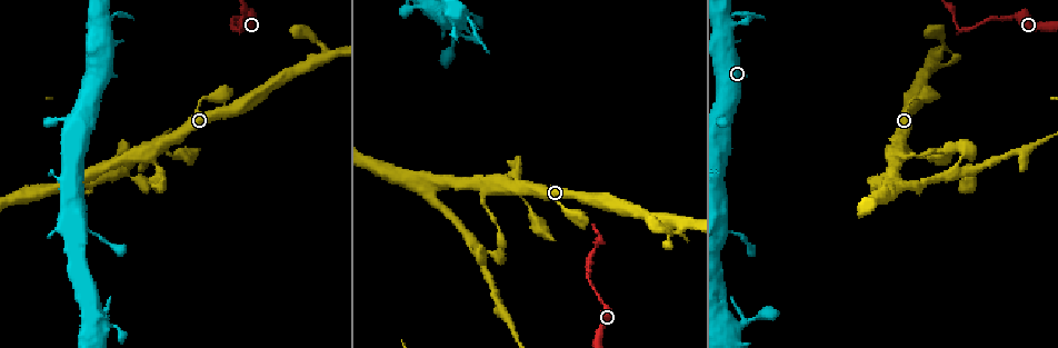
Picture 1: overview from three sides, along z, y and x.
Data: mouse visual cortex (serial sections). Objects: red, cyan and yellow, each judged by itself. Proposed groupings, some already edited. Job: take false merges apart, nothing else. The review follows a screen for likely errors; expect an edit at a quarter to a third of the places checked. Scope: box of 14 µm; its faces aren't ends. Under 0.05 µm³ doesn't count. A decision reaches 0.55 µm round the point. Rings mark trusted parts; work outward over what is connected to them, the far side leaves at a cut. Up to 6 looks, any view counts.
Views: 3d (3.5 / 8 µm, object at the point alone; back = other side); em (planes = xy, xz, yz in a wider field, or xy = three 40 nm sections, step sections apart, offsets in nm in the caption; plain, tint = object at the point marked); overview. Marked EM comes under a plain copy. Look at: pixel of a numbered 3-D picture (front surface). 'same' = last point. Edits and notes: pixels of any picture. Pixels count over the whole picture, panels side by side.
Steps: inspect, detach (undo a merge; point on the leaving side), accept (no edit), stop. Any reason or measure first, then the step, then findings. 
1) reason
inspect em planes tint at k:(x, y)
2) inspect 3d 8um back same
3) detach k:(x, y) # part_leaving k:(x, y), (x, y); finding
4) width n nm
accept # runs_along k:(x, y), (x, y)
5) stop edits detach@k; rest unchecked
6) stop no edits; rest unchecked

three-way junction
inspect 3d 8um at 1:(680, 226)

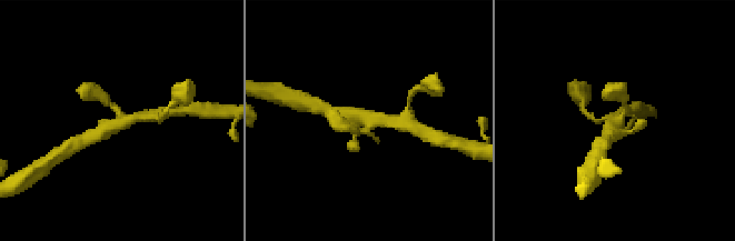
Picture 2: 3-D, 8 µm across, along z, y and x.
zoom in
inspect 3d 3.5um at 2:(615, 123)

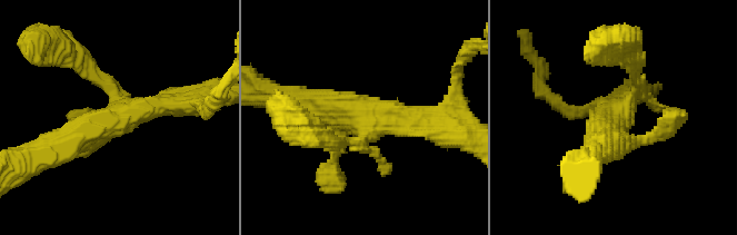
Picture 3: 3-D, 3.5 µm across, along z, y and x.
now the EM
inspect em xy step 1 tint at 3:(366, 123)

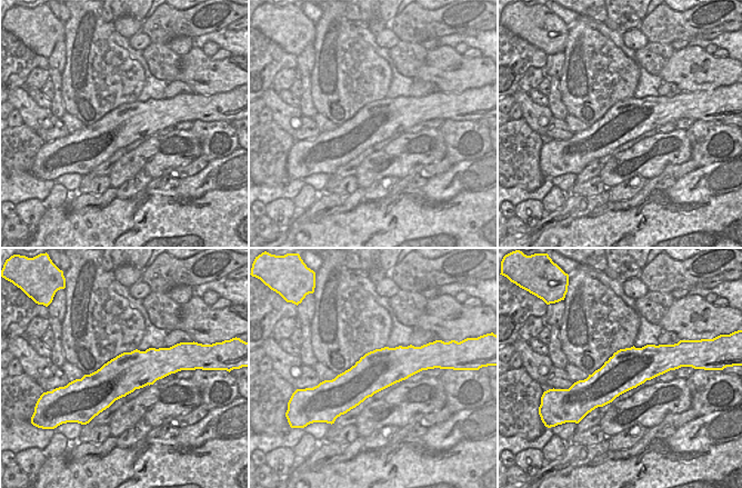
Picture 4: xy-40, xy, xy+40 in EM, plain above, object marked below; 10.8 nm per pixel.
accept # runs_along 3:(598, 148), (636, 90), (633, 59); continuous, no second cell

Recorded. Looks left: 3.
sharp bend
inspect 3d 8um at 1:(596, 247)

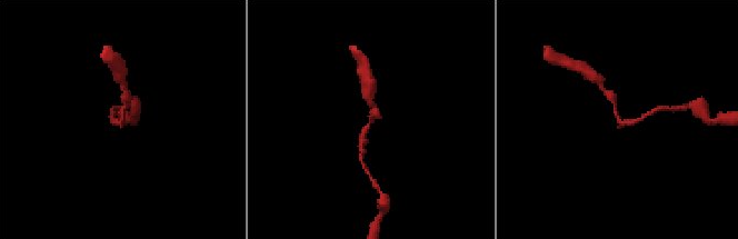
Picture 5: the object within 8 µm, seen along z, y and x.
inspect 3d 3.5um at 5:(369, 125)

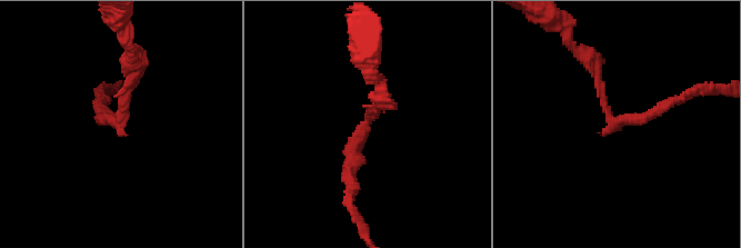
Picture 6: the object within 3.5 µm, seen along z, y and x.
arm_widths 150, 150 nm
inspect em planes tint at 6:(366, 122)

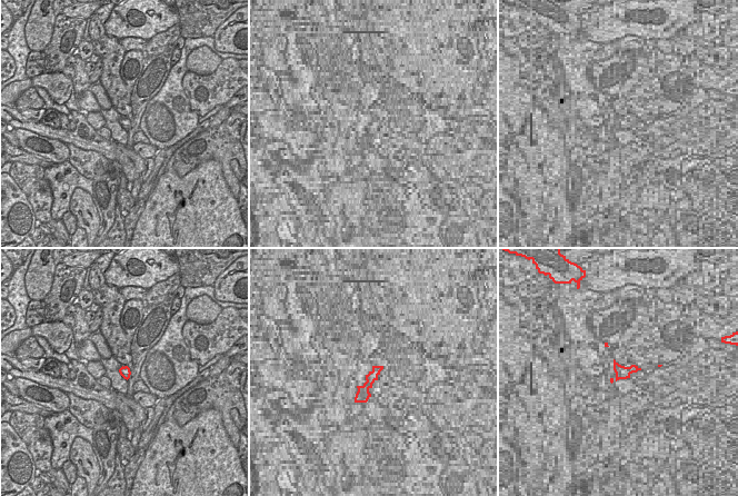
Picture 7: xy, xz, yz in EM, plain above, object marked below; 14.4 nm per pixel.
detach 6:(129, 77) # part_leaving 6:(123, 110), (133, 76), (123, 31); two cells meet here

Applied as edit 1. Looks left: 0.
stop edits detach@6; rest unchecked

